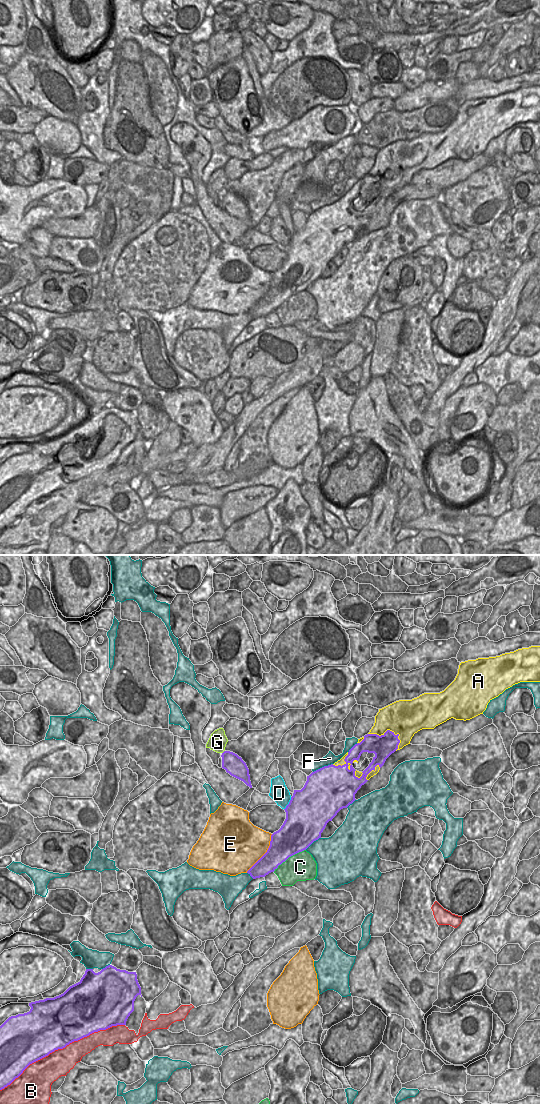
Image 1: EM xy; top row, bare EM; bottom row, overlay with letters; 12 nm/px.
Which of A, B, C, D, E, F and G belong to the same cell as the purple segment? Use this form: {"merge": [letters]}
{"merge": ["A"]}

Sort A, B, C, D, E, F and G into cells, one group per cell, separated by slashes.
A / B / C / D / E / F / G

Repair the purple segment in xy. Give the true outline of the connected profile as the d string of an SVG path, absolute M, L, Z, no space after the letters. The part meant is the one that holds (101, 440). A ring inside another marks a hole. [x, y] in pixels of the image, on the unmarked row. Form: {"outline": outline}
{"outline": "M108 405L98 413L93 409L86 409L81 420L59 436L29 443L29 452L11 456L0 466L0 530L10 525L30 504L55 490L63 489L94 472L112 466L126 465L128 457L134 451L134 441L138 435L141 435L141 427L136 412Z"}

